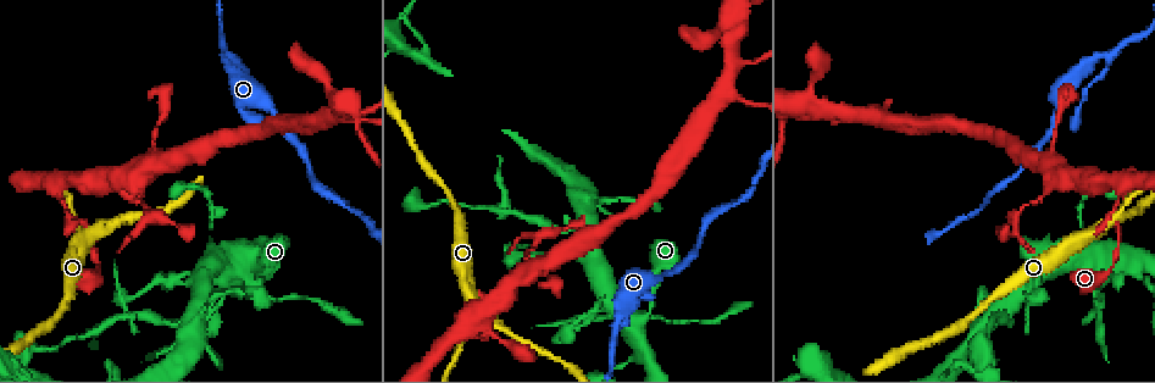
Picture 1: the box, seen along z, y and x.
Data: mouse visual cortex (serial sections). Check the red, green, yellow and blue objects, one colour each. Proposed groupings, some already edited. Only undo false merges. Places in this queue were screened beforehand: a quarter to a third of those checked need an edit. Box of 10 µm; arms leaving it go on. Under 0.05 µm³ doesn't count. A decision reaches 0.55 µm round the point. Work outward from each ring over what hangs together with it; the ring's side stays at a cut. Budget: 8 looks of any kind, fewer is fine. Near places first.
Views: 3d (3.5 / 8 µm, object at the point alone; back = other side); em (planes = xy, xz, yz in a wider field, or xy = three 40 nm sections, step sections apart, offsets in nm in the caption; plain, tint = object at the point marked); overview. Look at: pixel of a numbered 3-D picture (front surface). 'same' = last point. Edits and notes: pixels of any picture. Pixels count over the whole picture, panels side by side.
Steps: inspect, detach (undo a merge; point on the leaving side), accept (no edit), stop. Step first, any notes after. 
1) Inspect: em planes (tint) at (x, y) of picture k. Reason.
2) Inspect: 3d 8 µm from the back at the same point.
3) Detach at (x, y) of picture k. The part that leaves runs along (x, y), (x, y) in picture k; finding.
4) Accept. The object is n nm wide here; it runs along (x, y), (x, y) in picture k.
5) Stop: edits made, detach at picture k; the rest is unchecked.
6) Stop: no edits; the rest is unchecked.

Inspect: 3d 3.5 µm at (1104, 222) of picture 1. Sharp bend.

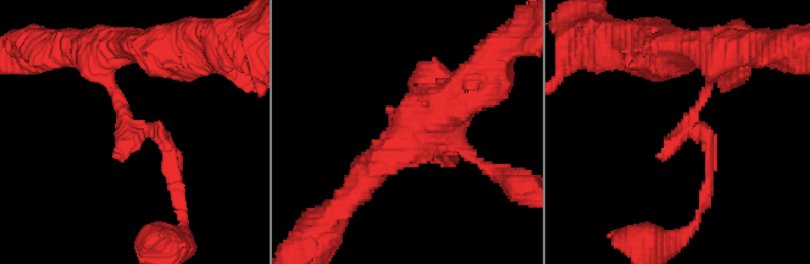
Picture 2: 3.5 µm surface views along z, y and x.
Accept. It runs along (173, 171), (161, 133), (125, 122), (101, 70) in picture 2; one cell here.

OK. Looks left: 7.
Inspect: 3d 3.5 µm at (592, 253) of picture 1. Two arms in line, one across.

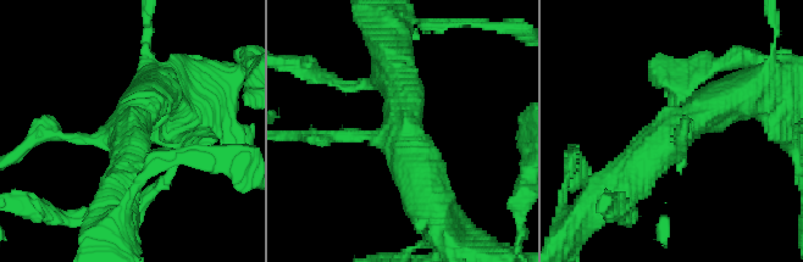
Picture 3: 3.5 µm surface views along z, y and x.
Accept. The arms are 150, 450, 600 nm wide; continuous, no second cell.

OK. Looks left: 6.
Inspect: 3d 3.5 µm at (130, 299) of picture 1.

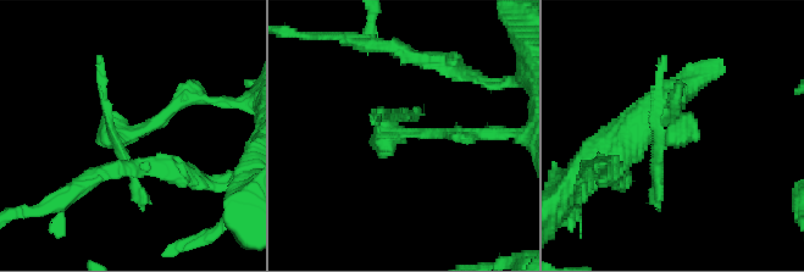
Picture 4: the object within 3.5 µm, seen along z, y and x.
Accept. It runs along (199, 100), (112, 134), (101, 82) in picture 4; one cell here.

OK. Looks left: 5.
Stop: no edits; the rest is unchecked.

